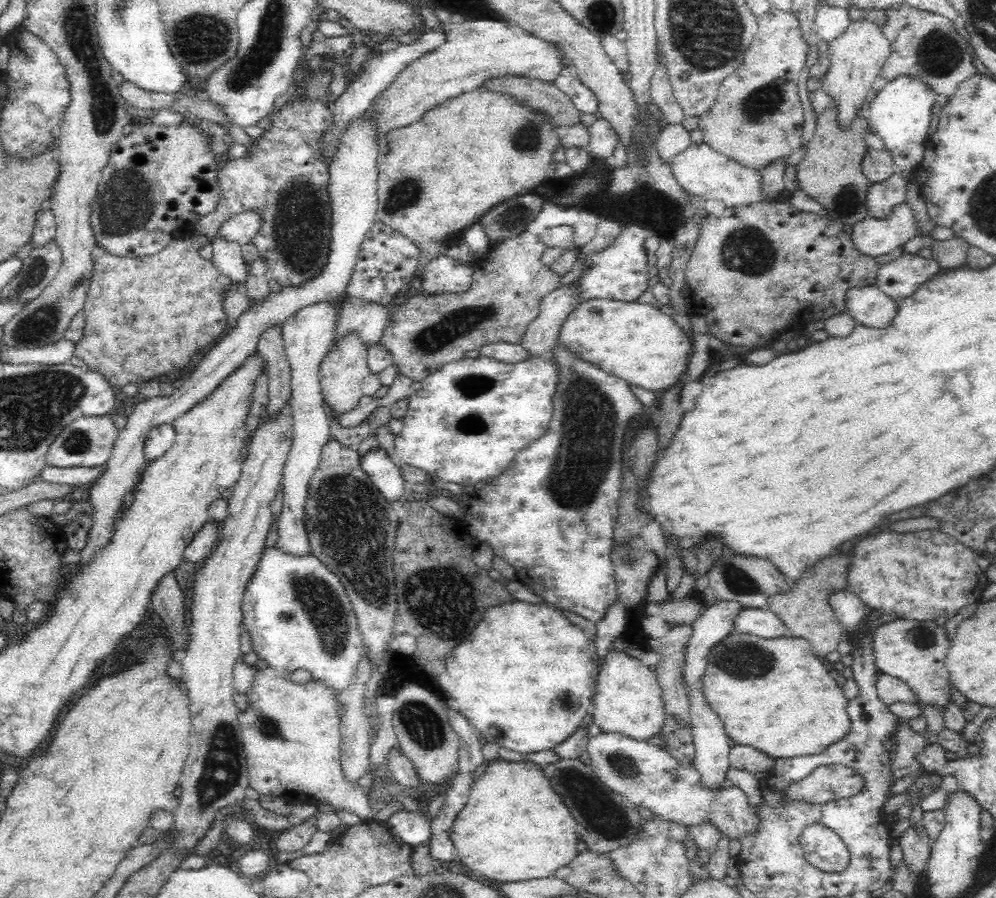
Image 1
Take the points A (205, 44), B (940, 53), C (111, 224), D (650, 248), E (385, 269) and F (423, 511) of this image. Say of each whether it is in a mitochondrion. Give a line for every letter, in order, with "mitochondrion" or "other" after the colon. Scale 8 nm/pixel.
A: mitochondrion
B: mitochondrion
C: mitochondrion
D: other
E: other
F: other

